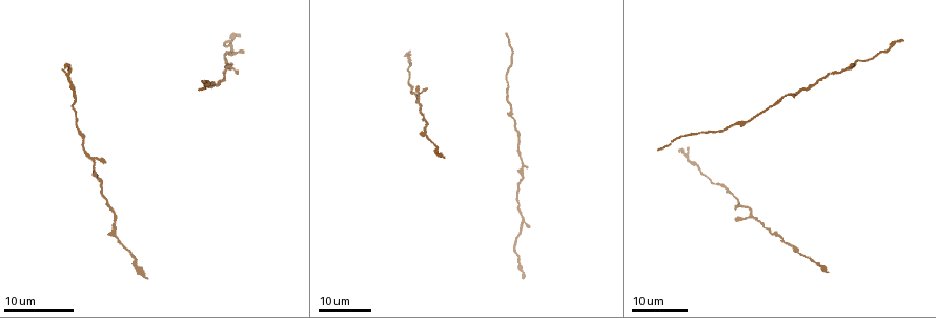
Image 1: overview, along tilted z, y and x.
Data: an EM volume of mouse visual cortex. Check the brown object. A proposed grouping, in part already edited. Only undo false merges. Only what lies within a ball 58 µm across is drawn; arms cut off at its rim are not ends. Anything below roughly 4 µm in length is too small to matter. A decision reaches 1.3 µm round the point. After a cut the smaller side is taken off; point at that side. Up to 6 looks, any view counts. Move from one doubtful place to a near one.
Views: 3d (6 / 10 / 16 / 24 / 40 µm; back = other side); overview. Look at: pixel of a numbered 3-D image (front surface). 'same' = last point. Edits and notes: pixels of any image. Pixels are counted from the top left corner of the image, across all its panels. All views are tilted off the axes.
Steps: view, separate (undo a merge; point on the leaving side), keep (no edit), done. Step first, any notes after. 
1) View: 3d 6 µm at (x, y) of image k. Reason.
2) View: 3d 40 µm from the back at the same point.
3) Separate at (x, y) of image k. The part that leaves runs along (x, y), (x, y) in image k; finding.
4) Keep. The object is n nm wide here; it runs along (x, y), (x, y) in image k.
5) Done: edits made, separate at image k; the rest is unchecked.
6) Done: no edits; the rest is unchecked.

View: 3d 16 µm at (813, 84) of image 1. Thick turns thin.

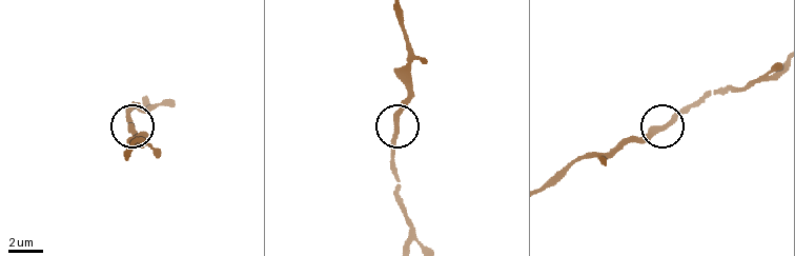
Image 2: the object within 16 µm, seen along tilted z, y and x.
View: 3d 10 µm at (395, 132) of image 2.

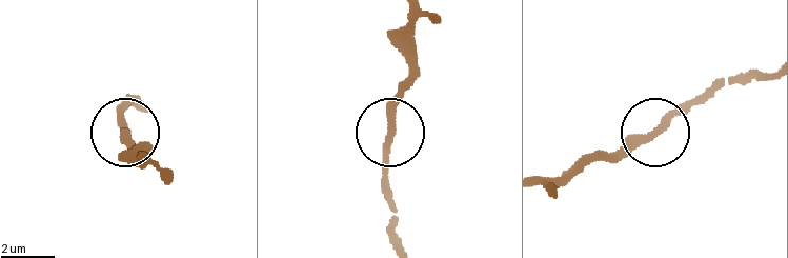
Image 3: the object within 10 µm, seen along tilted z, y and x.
Keep. The object is 290 nm wide here; it runs along (411, 17), (413, 54), (390, 138), (387, 199) in image 3; all the same neuron.

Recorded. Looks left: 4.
View: 3d 16 µm at (522, 158) of image 1. Thin neck.

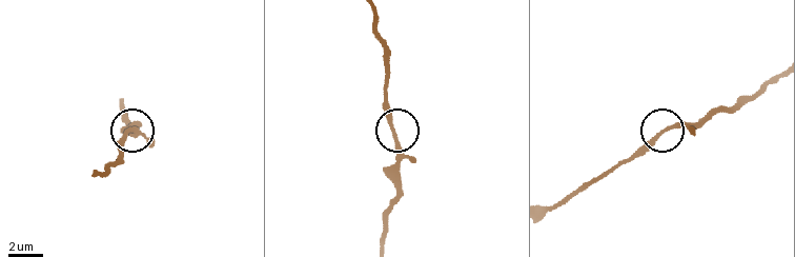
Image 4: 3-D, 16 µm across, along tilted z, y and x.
View: 3d 10 µm at (395, 133) of image 4. Closer look.

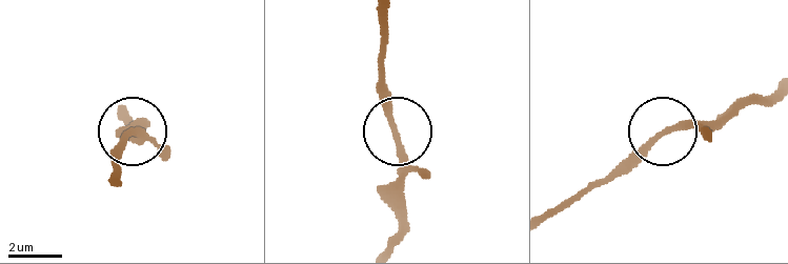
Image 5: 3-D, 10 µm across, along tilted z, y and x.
Keep. It runs along (550, 218), (631, 167), (665, 135), (735, 116) in image 5; continuous, no second neuron.

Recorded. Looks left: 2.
View: 3d 24 µm at (92, 159) of image 1. Branch point.

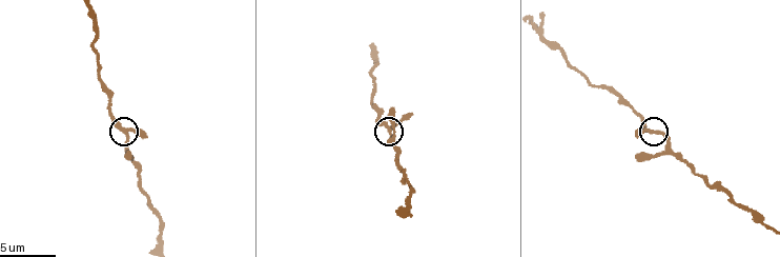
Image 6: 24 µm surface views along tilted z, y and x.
View: 3d 10 µm at (389, 127) of image 6.

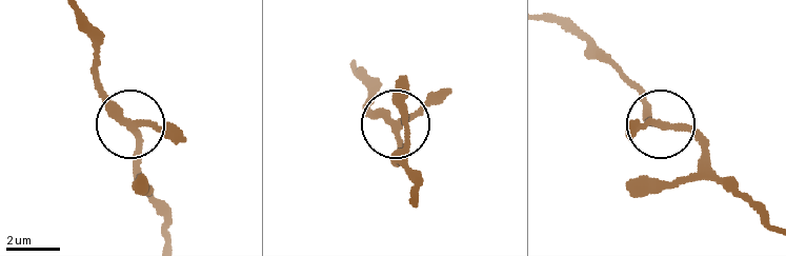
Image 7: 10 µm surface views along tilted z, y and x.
Keep. The object is 220 nm wide here; one neuron here.

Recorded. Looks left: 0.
Done: no edits; the rest is unchecked.

